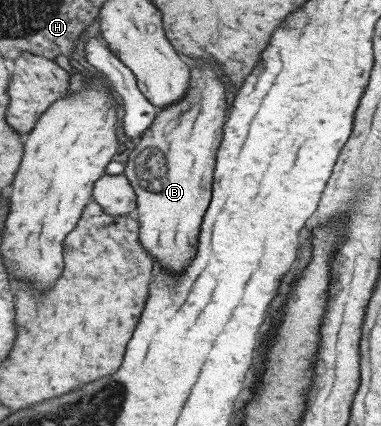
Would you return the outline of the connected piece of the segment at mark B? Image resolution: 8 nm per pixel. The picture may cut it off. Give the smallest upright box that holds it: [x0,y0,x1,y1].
[126,60,227,275]

